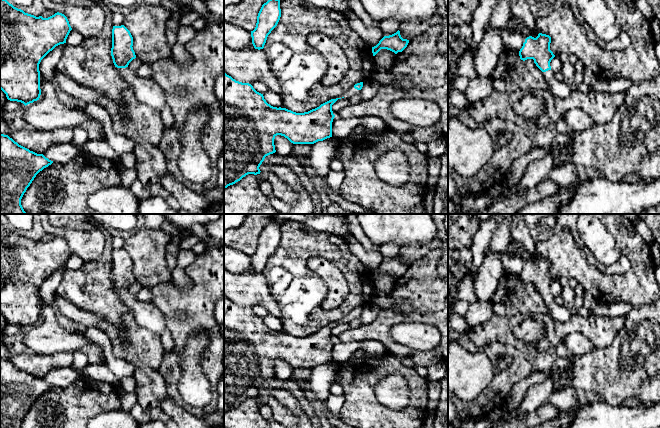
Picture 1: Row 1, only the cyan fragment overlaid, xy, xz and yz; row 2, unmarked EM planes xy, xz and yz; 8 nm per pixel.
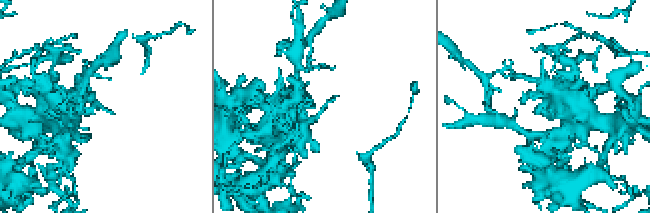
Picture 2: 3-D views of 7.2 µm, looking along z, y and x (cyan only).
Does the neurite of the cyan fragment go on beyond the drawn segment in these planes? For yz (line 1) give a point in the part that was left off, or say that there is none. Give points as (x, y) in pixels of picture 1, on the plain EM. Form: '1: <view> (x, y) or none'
1: yz (562, 314)

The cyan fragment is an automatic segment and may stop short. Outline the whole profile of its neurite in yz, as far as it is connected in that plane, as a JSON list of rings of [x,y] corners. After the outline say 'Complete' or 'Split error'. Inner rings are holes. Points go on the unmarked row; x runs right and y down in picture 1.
[[[539,257],[536,262],[529,260],[525,263],[522,272],[519,275],[520,283],[525,285],[533,283],[536,290],[543,296],[547,307],[547,313],[558,322],[566,323],[570,320],[571,309],[558,305],[554,296],[551,294],[550,286],[555,281],[550,274],[551,261]]]. Split error

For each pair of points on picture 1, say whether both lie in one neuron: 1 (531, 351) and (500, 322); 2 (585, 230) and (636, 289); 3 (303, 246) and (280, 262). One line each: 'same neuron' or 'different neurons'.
1: same neuron
2: different neurons
3: same neuron

